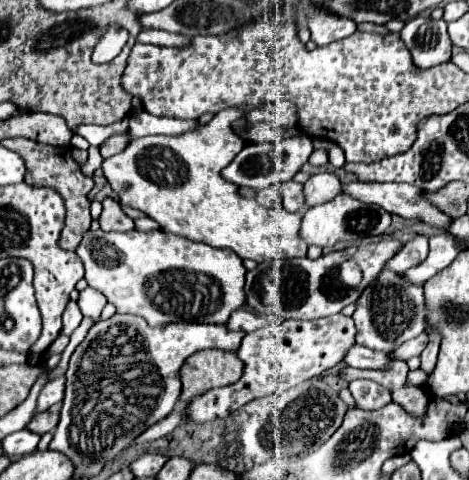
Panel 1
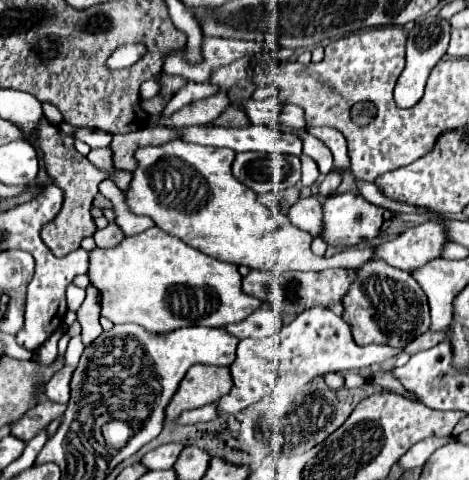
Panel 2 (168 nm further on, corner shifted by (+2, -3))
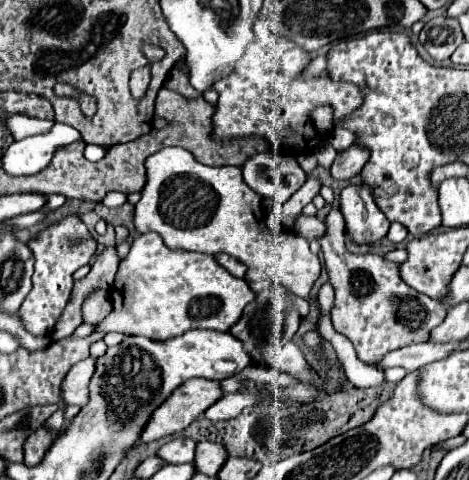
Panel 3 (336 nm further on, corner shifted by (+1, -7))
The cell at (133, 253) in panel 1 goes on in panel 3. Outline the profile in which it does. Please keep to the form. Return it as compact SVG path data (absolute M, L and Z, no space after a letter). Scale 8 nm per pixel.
M155 232L141 234L133 242L127 258L123 258L119 264L119 270L117 270L117 276L109 294L111 294L113 308L107 314L107 318L95 326L95 332L115 330L121 334L147 336L151 340L169 340L169 338L185 334L191 328L229 332L229 328L241 318L243 308L255 300L255 292L247 286L247 282L229 274L215 260L215 256L165 248L165 242Z

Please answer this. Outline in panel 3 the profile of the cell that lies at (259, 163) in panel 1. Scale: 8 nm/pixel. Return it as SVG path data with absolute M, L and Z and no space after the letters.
M261 152L251 156L241 166L243 180L249 188L253 188L263 198L271 198L279 204L287 202L287 198L299 190L299 174L301 186L307 180L305 172L297 164L295 158L285 158L283 154Z

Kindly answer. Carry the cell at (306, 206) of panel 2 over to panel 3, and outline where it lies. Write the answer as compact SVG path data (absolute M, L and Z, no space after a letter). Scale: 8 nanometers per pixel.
M335 206L325 218L325 234L317 238L329 284L335 290L335 306L331 310L333 328L353 342L357 356L365 364L373 364L383 354L413 342L427 342L429 332L441 324L447 314L443 304L409 288L399 276L397 262L389 262L377 254L349 254L343 242L343 224L343 216Z

